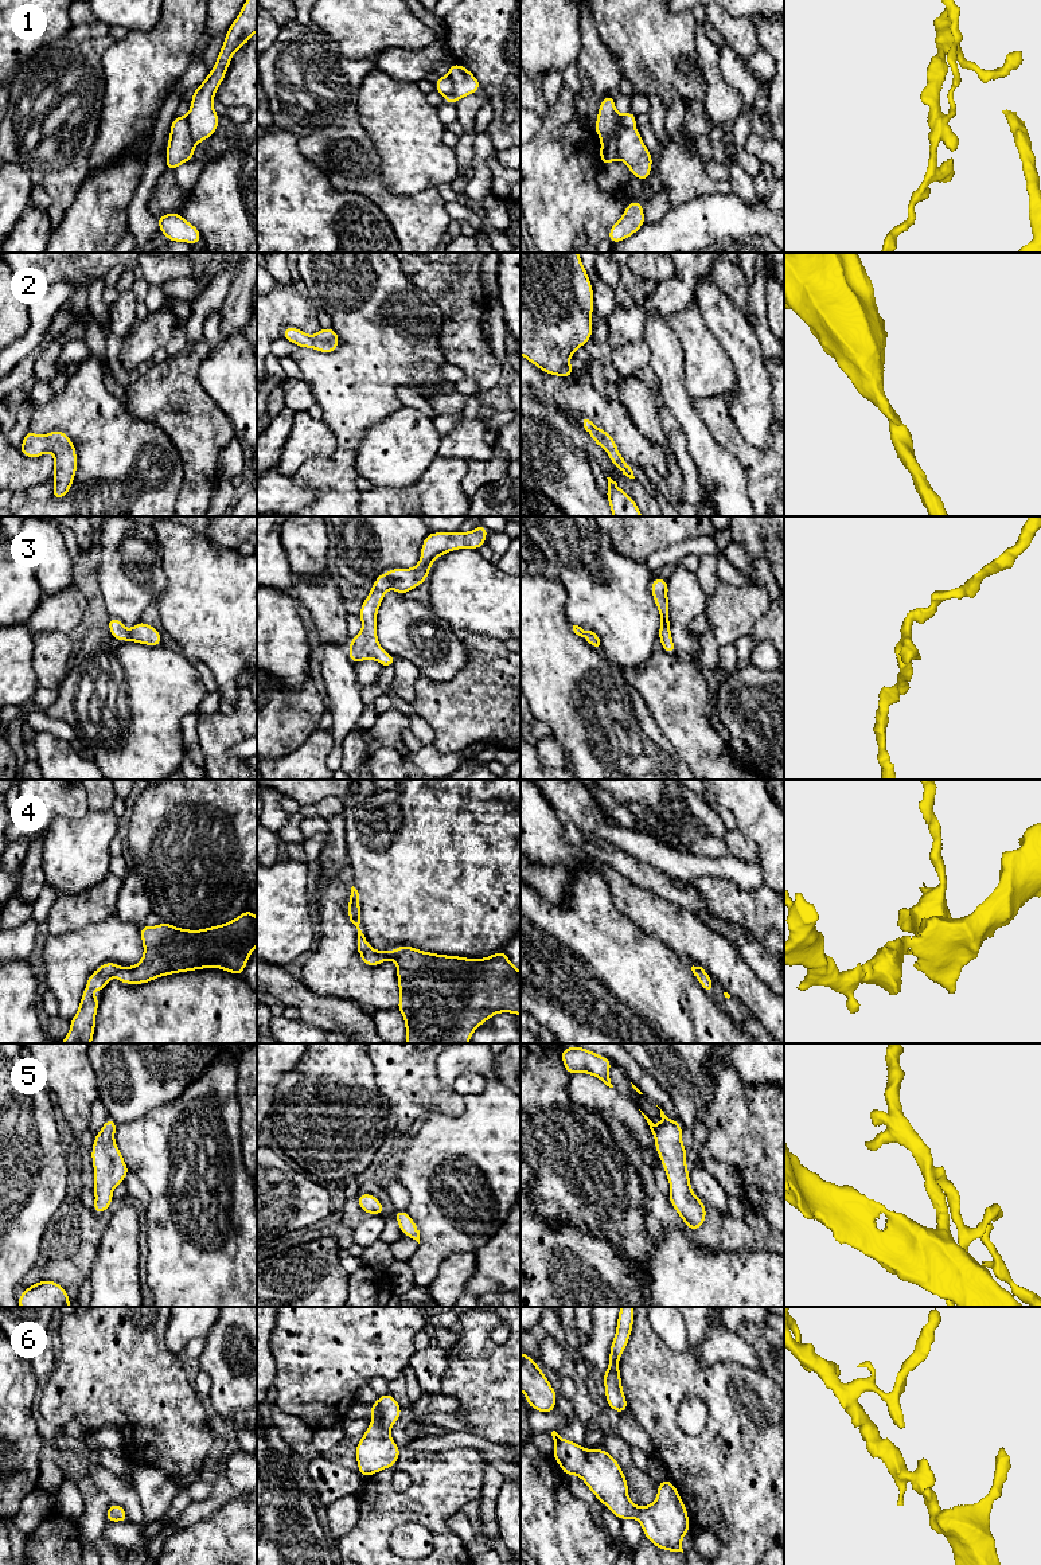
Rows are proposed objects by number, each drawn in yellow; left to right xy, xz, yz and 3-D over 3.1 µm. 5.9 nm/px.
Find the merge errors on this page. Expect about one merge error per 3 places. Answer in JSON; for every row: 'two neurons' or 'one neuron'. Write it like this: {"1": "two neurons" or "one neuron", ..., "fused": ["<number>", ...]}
{"1": "one neuron", "2": "one neuron", "3": "one neuron", "4": "one neuron", "5": "one neuron", "6": "one neuron", "fused": []}

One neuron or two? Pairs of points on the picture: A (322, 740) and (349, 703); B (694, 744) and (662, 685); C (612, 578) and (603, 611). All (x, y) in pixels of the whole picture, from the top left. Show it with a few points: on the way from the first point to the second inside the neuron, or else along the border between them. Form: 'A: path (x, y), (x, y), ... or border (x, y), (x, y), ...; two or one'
A: border (328, 732), (334, 740); two
B: path (687, 729), (681, 718), (677, 699); one
C: path (612, 586), (609, 603); one

